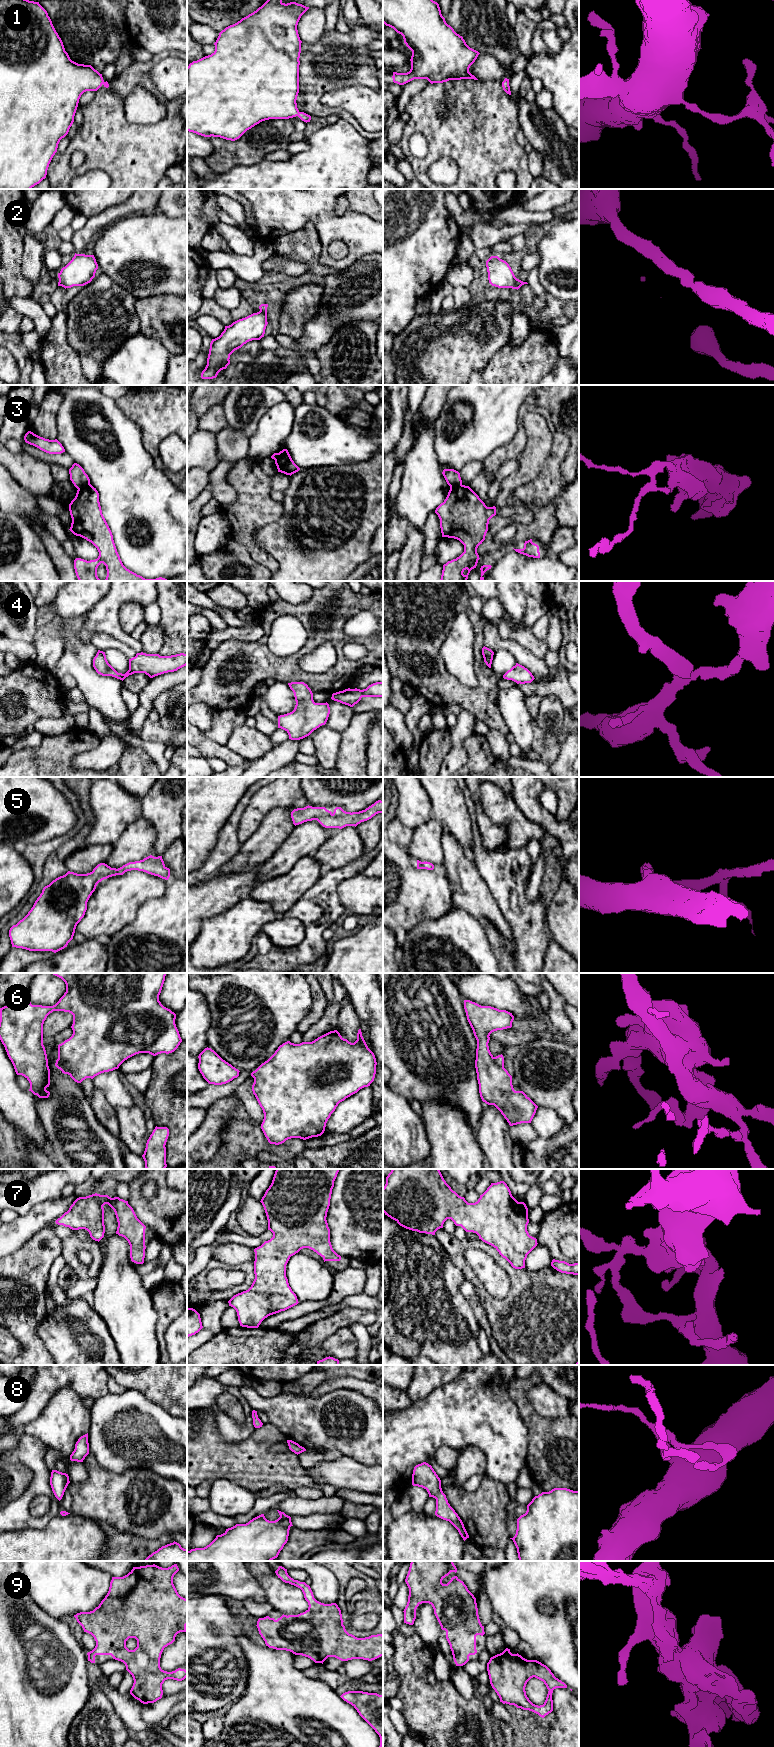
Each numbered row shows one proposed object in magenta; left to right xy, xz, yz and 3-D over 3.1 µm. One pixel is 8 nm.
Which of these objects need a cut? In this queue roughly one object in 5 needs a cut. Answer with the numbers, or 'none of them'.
3

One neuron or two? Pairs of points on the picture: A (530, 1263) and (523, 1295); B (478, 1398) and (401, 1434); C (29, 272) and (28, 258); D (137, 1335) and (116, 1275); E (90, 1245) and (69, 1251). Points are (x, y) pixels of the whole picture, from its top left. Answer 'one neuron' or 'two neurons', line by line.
A: two neurons
B: one neuron
C: one neuron
D: one neuron
E: one neuron

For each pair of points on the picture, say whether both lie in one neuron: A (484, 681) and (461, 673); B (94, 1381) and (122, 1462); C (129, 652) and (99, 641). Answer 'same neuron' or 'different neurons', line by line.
A: different neurons
B: different neurons
C: same neuron

